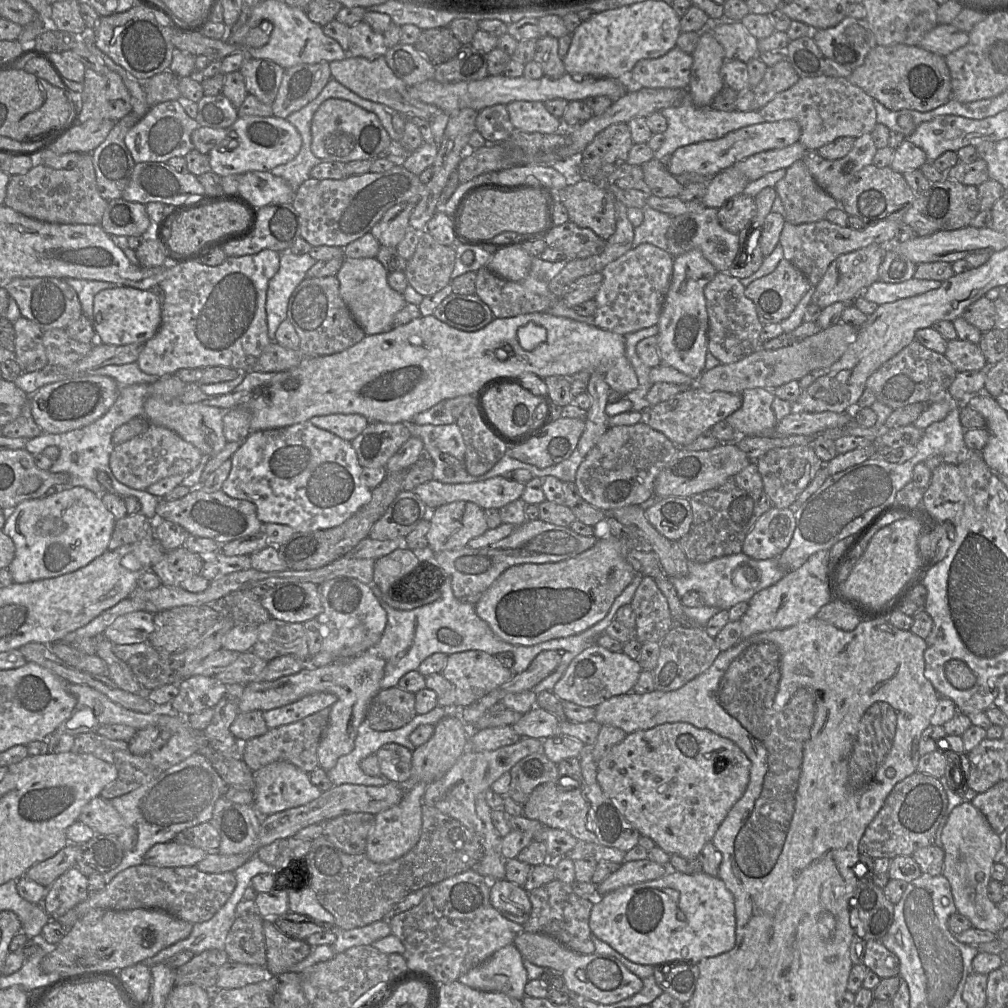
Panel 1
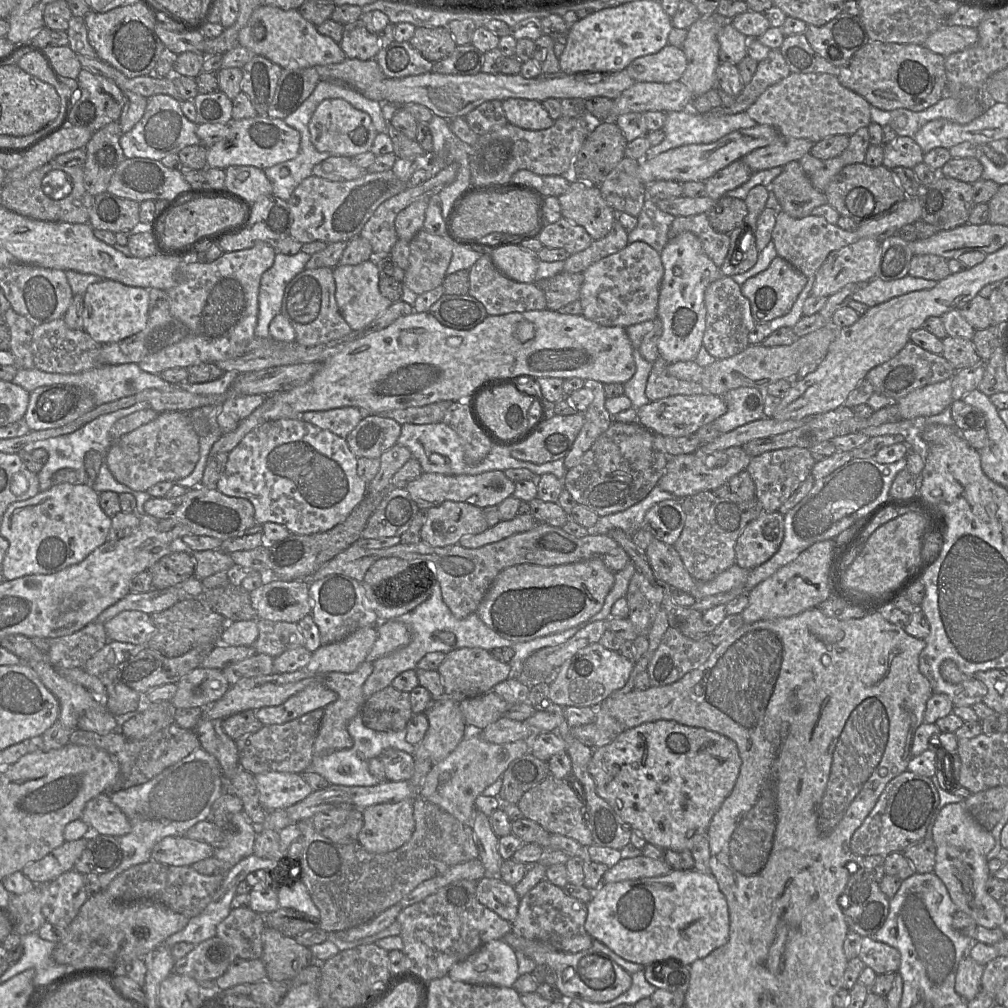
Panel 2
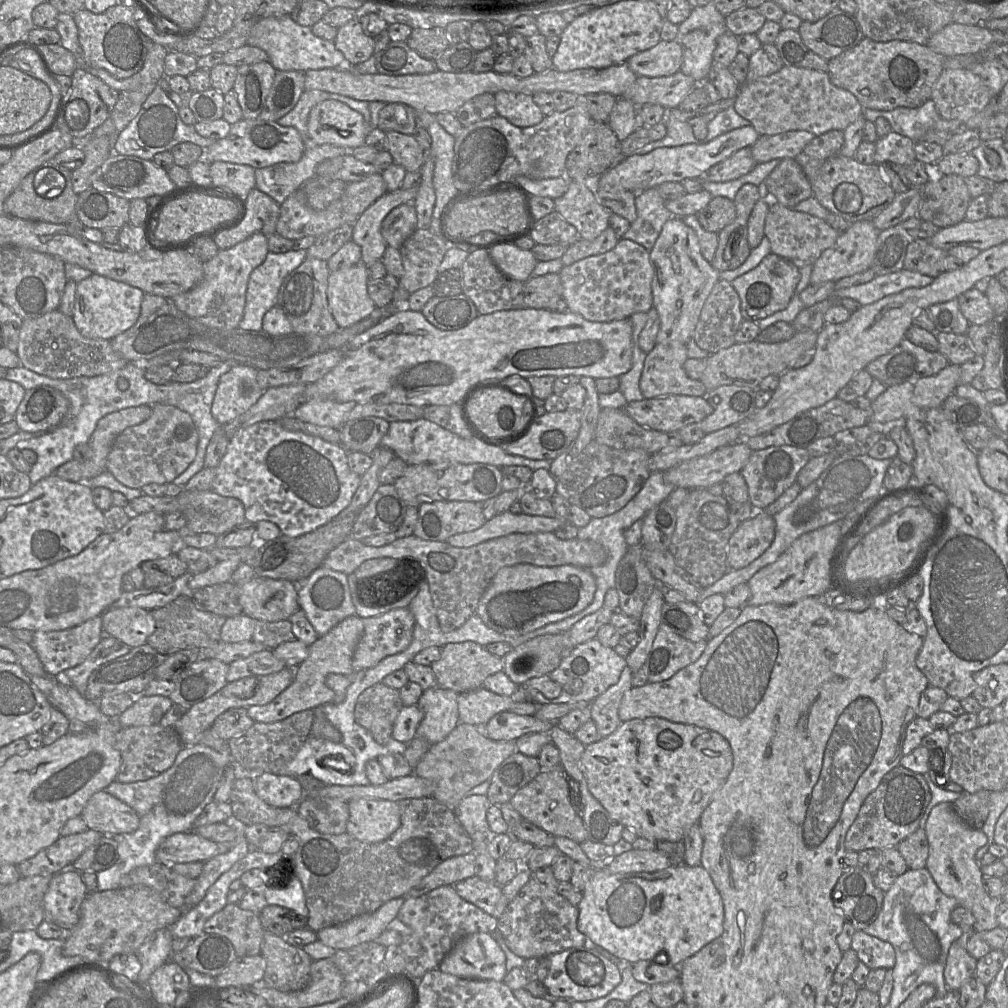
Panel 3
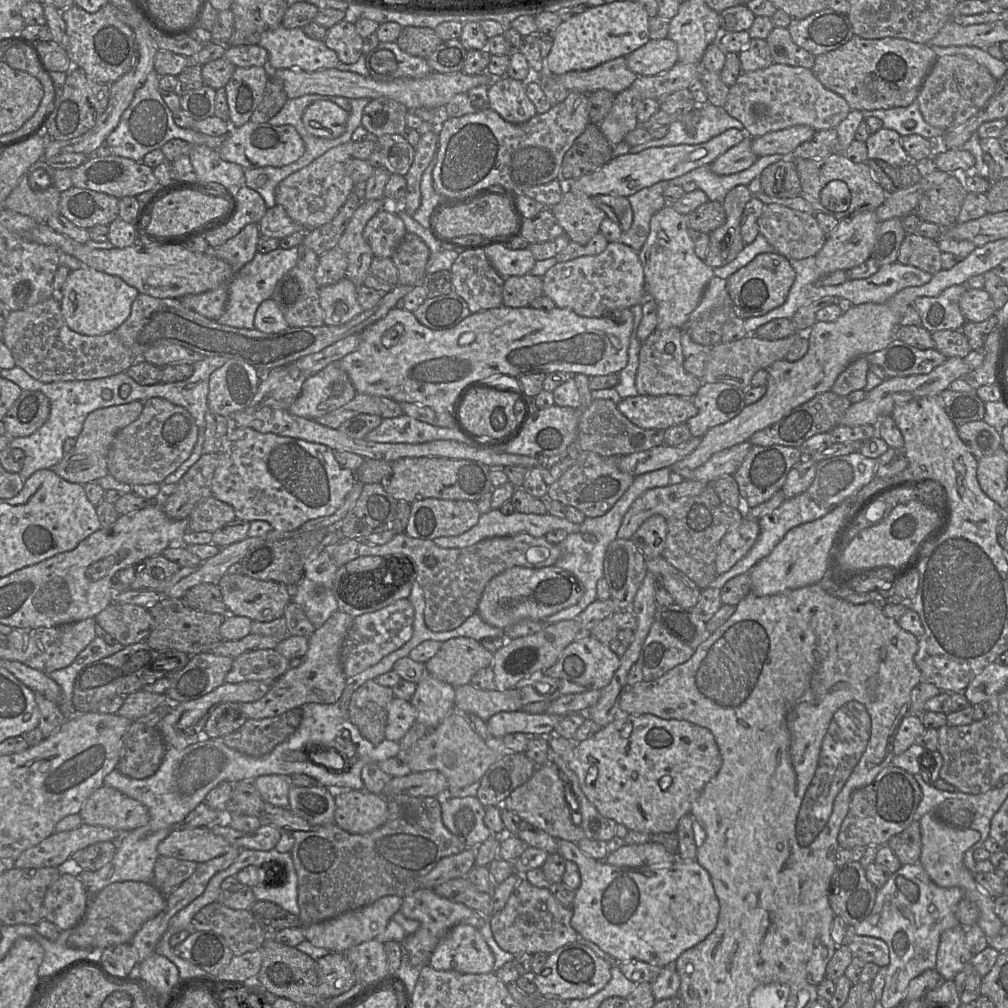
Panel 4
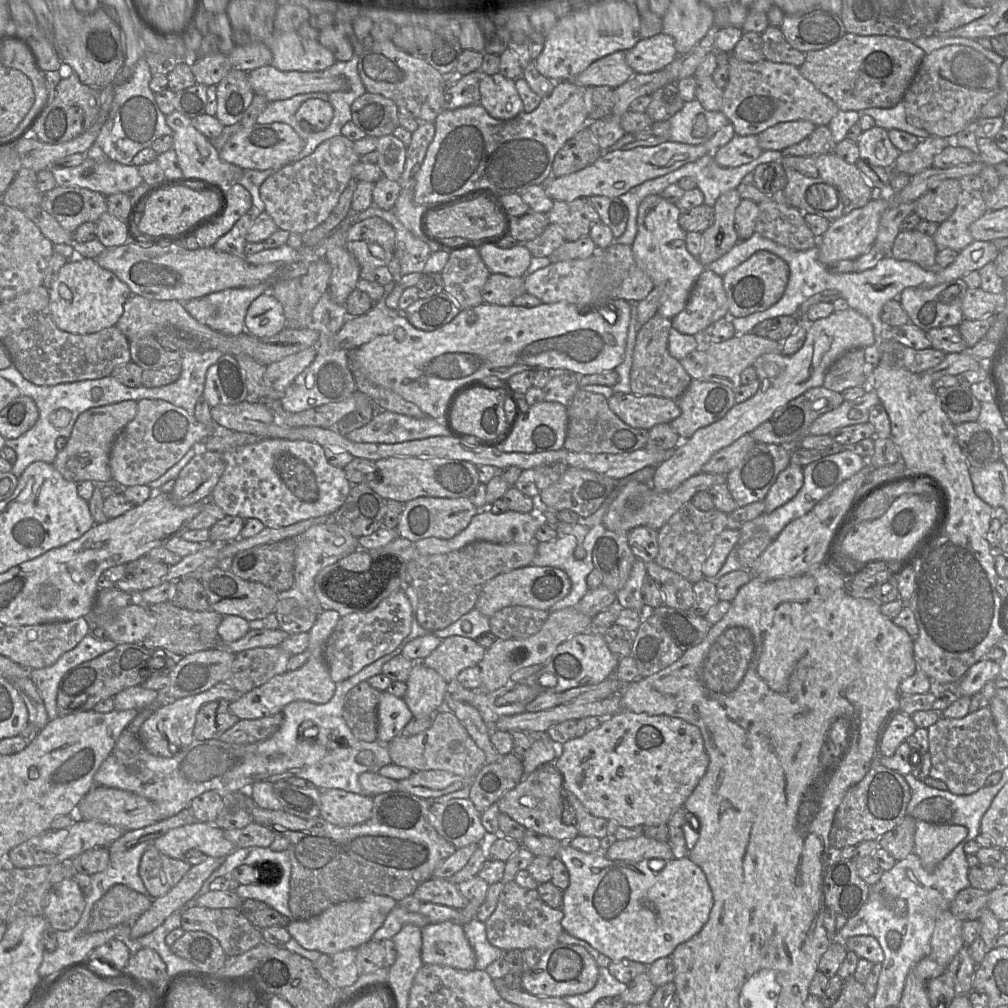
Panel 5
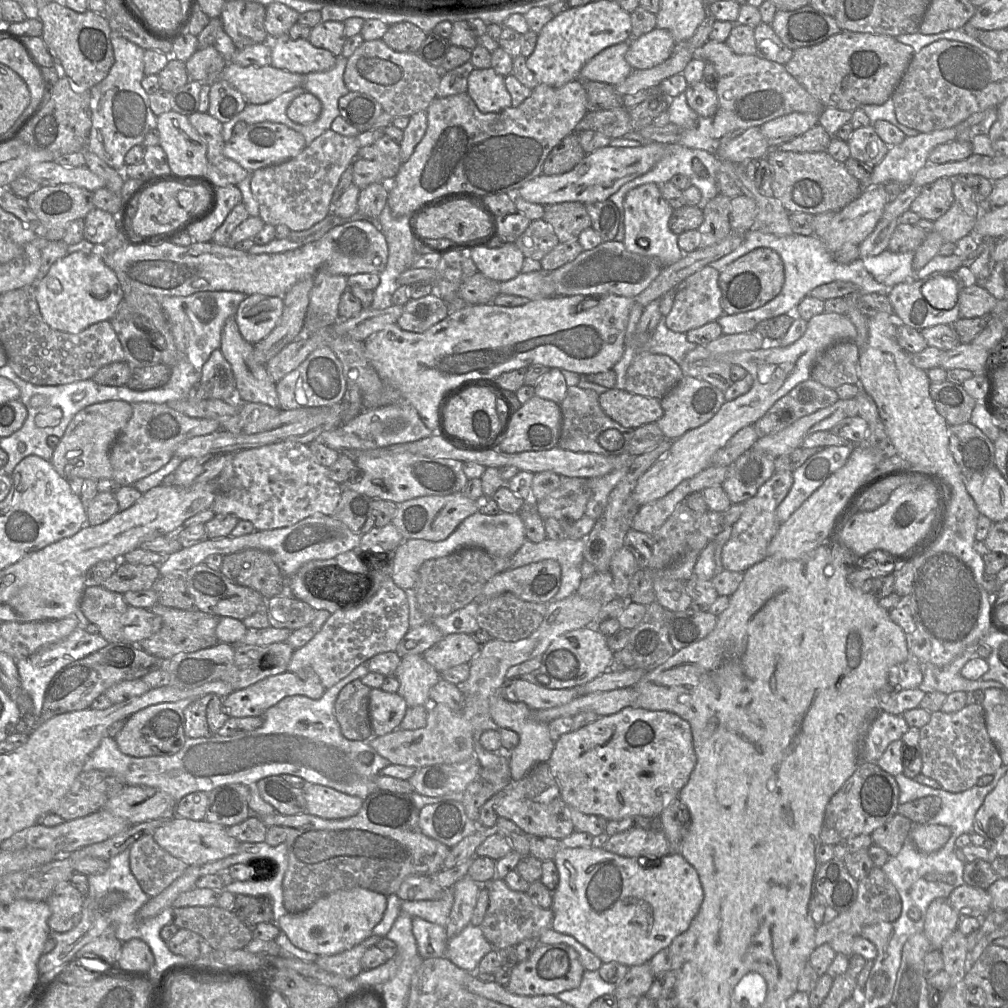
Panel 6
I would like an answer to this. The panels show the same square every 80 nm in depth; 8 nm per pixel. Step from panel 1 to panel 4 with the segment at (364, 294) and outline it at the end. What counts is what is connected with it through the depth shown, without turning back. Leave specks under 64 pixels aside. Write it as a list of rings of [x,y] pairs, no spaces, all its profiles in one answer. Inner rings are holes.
[[[346,277],[320,288],[319,300],[324,312],[324,325],[342,325],[364,311],[357,300],[357,289]]]

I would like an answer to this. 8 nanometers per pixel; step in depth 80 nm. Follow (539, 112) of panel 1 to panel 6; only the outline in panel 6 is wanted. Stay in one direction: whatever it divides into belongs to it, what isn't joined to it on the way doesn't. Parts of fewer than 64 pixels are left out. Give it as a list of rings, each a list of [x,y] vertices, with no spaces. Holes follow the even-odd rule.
[[[492,68],[470,73],[466,93],[481,112],[495,113],[512,106],[504,78]]]

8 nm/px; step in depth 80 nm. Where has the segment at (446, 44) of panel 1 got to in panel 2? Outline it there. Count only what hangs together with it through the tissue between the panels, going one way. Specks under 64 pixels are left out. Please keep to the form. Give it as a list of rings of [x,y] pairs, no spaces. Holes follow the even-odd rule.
[[[446,27],[416,28],[409,44],[432,63],[447,58],[457,47],[453,36]]]

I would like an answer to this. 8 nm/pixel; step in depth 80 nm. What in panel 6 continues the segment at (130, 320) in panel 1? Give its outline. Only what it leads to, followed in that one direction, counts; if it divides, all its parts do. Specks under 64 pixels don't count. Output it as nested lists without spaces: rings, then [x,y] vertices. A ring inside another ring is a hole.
[[[71,251],[55,262],[44,278],[35,281],[36,300],[43,320],[52,328],[79,333],[92,324],[110,321],[123,300],[123,289],[114,271],[97,252]]]

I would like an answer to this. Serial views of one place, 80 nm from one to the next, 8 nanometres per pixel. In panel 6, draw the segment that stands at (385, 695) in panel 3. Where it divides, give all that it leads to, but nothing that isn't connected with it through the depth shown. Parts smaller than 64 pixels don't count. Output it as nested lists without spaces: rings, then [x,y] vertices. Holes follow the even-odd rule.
[[[357,679],[344,686],[338,694],[335,717],[342,734],[349,740],[369,742],[375,736],[369,713],[371,689]]]

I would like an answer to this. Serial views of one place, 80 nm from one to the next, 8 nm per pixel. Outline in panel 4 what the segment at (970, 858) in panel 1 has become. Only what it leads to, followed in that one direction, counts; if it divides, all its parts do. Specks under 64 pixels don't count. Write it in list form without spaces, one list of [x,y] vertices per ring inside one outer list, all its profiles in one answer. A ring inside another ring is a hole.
[[[927,812],[919,820],[921,827],[921,854],[919,863],[938,886],[944,888],[958,887],[963,897],[976,904],[979,909],[978,926],[987,938],[996,936],[1004,925],[994,911],[994,898],[982,890],[975,881],[974,873],[964,863],[964,854],[981,838],[978,831],[961,829],[938,820],[933,812]]]

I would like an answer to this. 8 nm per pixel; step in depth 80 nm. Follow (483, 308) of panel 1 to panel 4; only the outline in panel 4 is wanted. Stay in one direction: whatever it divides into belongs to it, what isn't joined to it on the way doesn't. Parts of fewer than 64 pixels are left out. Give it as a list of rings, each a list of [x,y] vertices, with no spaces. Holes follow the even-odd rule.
[[[451,292],[425,299],[413,314],[427,328],[443,330],[459,324],[471,311],[463,298]]]

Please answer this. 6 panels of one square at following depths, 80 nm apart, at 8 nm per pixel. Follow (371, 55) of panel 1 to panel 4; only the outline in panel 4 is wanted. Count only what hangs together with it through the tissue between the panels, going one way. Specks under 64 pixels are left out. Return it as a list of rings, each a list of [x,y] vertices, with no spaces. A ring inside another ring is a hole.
[[[341,21],[327,30],[325,45],[333,50],[340,63],[354,64],[363,55],[363,42],[354,24]]]

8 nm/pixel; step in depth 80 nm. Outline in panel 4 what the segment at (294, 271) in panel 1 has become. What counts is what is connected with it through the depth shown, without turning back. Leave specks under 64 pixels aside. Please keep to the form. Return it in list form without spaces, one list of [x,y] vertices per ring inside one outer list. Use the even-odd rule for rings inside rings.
[[[297,247],[278,248],[268,253],[256,253],[228,284],[228,298],[223,314],[217,319],[222,325],[237,329],[254,329],[254,316],[259,305],[272,298],[275,286],[298,262]]]

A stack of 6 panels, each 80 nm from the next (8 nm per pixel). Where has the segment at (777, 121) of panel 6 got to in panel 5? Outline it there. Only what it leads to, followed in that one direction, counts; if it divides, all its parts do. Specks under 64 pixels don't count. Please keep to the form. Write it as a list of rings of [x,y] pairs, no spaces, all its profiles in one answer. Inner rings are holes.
[[[806,120],[778,123],[757,135],[758,145],[763,151],[782,151],[804,140],[815,127]]]

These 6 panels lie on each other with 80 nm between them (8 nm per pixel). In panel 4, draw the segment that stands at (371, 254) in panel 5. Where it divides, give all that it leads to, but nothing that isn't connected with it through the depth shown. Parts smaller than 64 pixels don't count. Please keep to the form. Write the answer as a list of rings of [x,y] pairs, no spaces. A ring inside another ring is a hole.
[[[381,211],[368,221],[363,237],[371,247],[374,258],[392,258],[406,233],[404,222],[399,216]]]

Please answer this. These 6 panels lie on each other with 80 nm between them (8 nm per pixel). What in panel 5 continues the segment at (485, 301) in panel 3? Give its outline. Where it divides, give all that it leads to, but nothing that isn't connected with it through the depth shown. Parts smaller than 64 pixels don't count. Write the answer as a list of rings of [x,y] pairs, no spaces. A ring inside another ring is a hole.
[[[479,249],[452,252],[441,271],[444,292],[452,296],[462,309],[475,307],[483,303],[482,290],[491,274]]]

